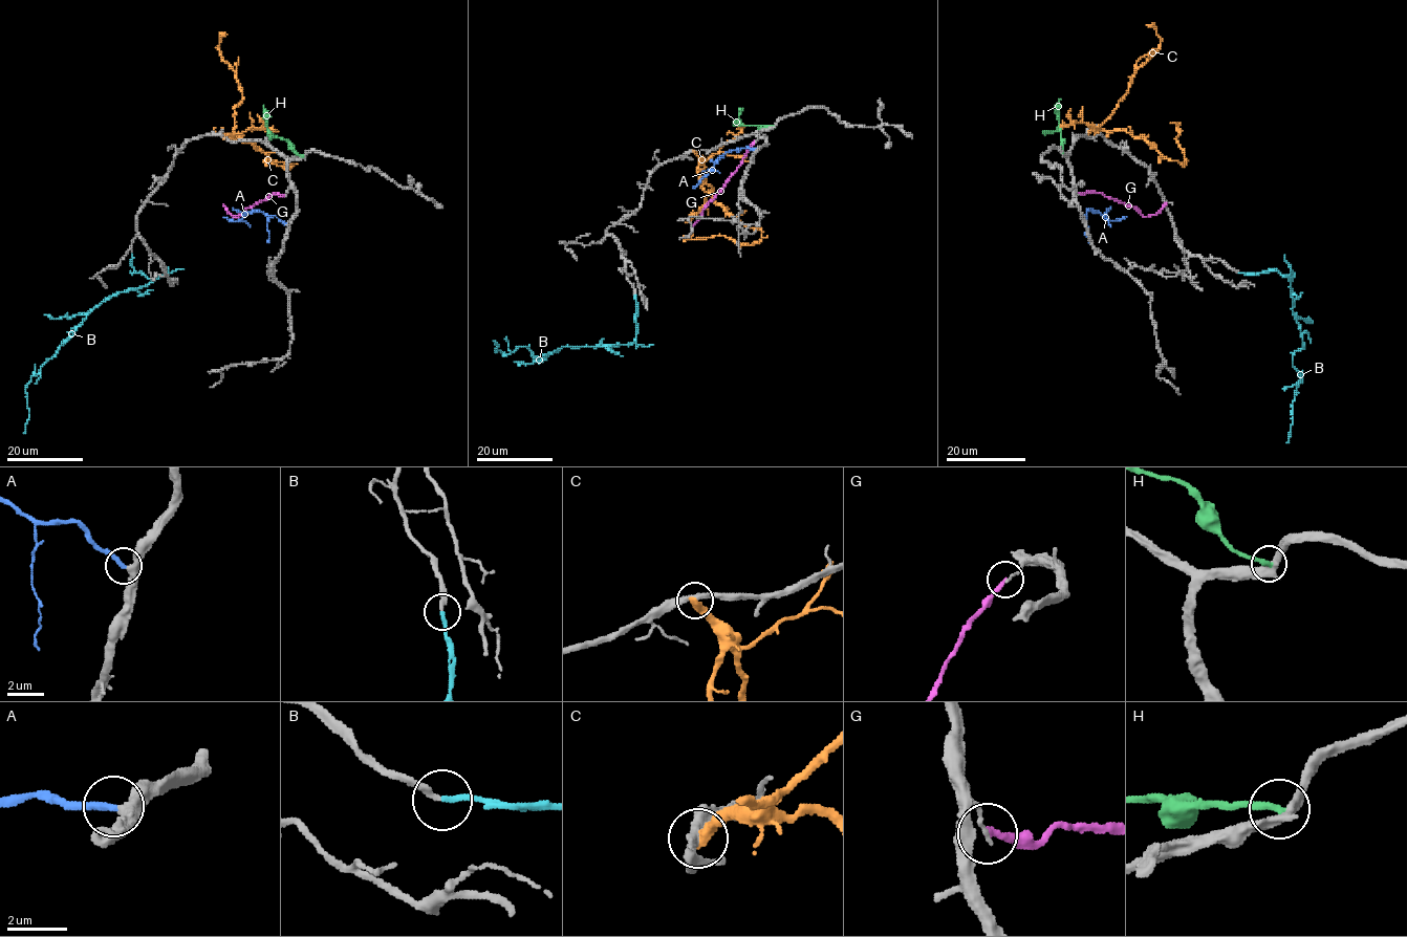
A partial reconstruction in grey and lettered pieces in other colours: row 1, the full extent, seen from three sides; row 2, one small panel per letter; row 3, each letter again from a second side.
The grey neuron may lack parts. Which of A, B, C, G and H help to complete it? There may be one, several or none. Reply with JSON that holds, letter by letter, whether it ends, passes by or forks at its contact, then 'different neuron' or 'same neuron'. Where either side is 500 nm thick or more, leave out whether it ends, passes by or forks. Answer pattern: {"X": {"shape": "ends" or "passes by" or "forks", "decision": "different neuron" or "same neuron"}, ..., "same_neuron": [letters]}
{"A": {"shape": "ends", "decision": "same neuron"}, "B": {"shape": "ends", "decision": "same neuron"}, "C": {"shape": "ends", "decision": "different neuron"}, "G": {"shape": "ends", "decision": "different neuron"}, "H": {"shape": "ends", "decision": "different neuron"}, "same_neuron": ["A", "B"]}

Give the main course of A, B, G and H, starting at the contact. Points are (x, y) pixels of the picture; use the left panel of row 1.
A: (286, 225), (276, 216), (258, 211), (246, 213), (236, 221), (223, 217)
B: (165, 271), (142, 286), (106, 297), (31, 376), (25, 388), (29, 416), (23, 432)
G: (285, 195), (273, 194), (246, 208), (237, 217), (222, 204)
H: (304, 156), (298, 155), (285, 139), (273, 135), (266, 126), (262, 105)

